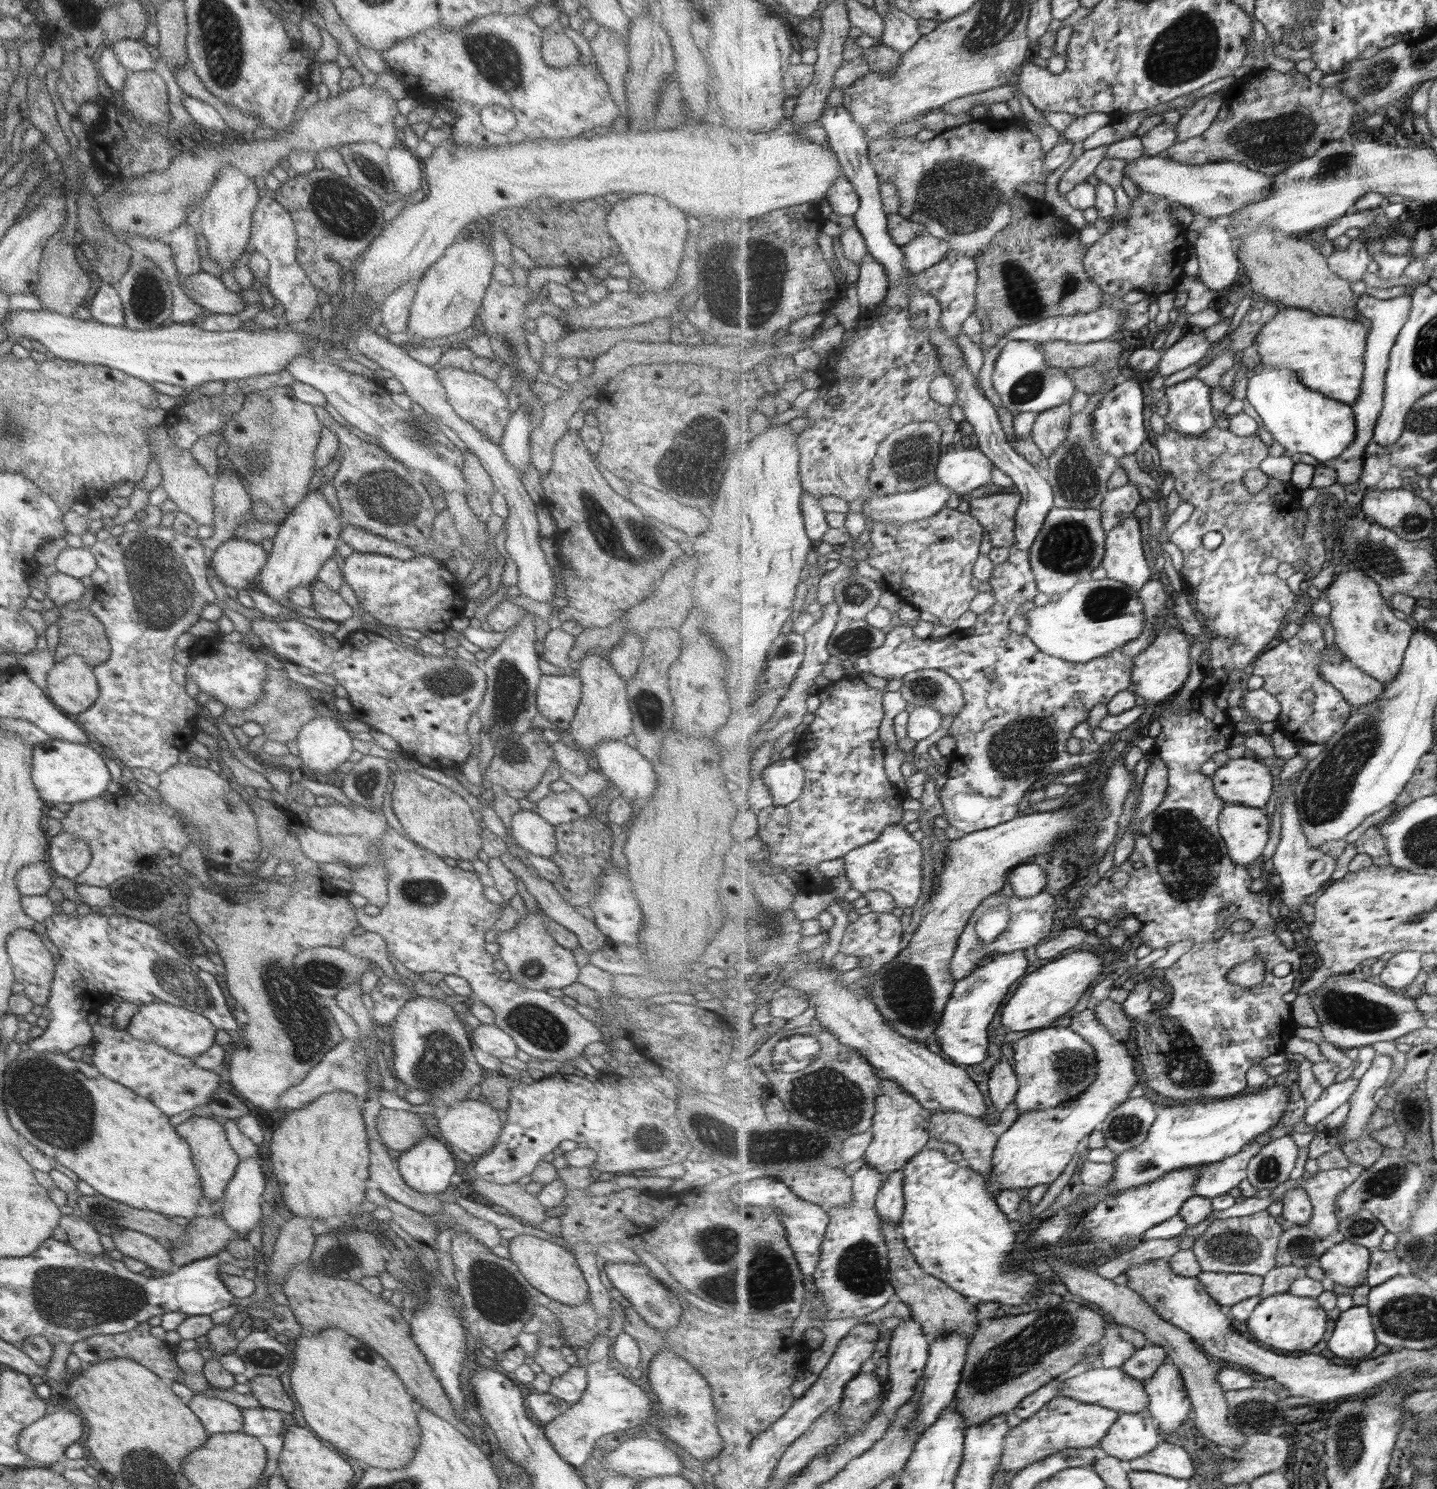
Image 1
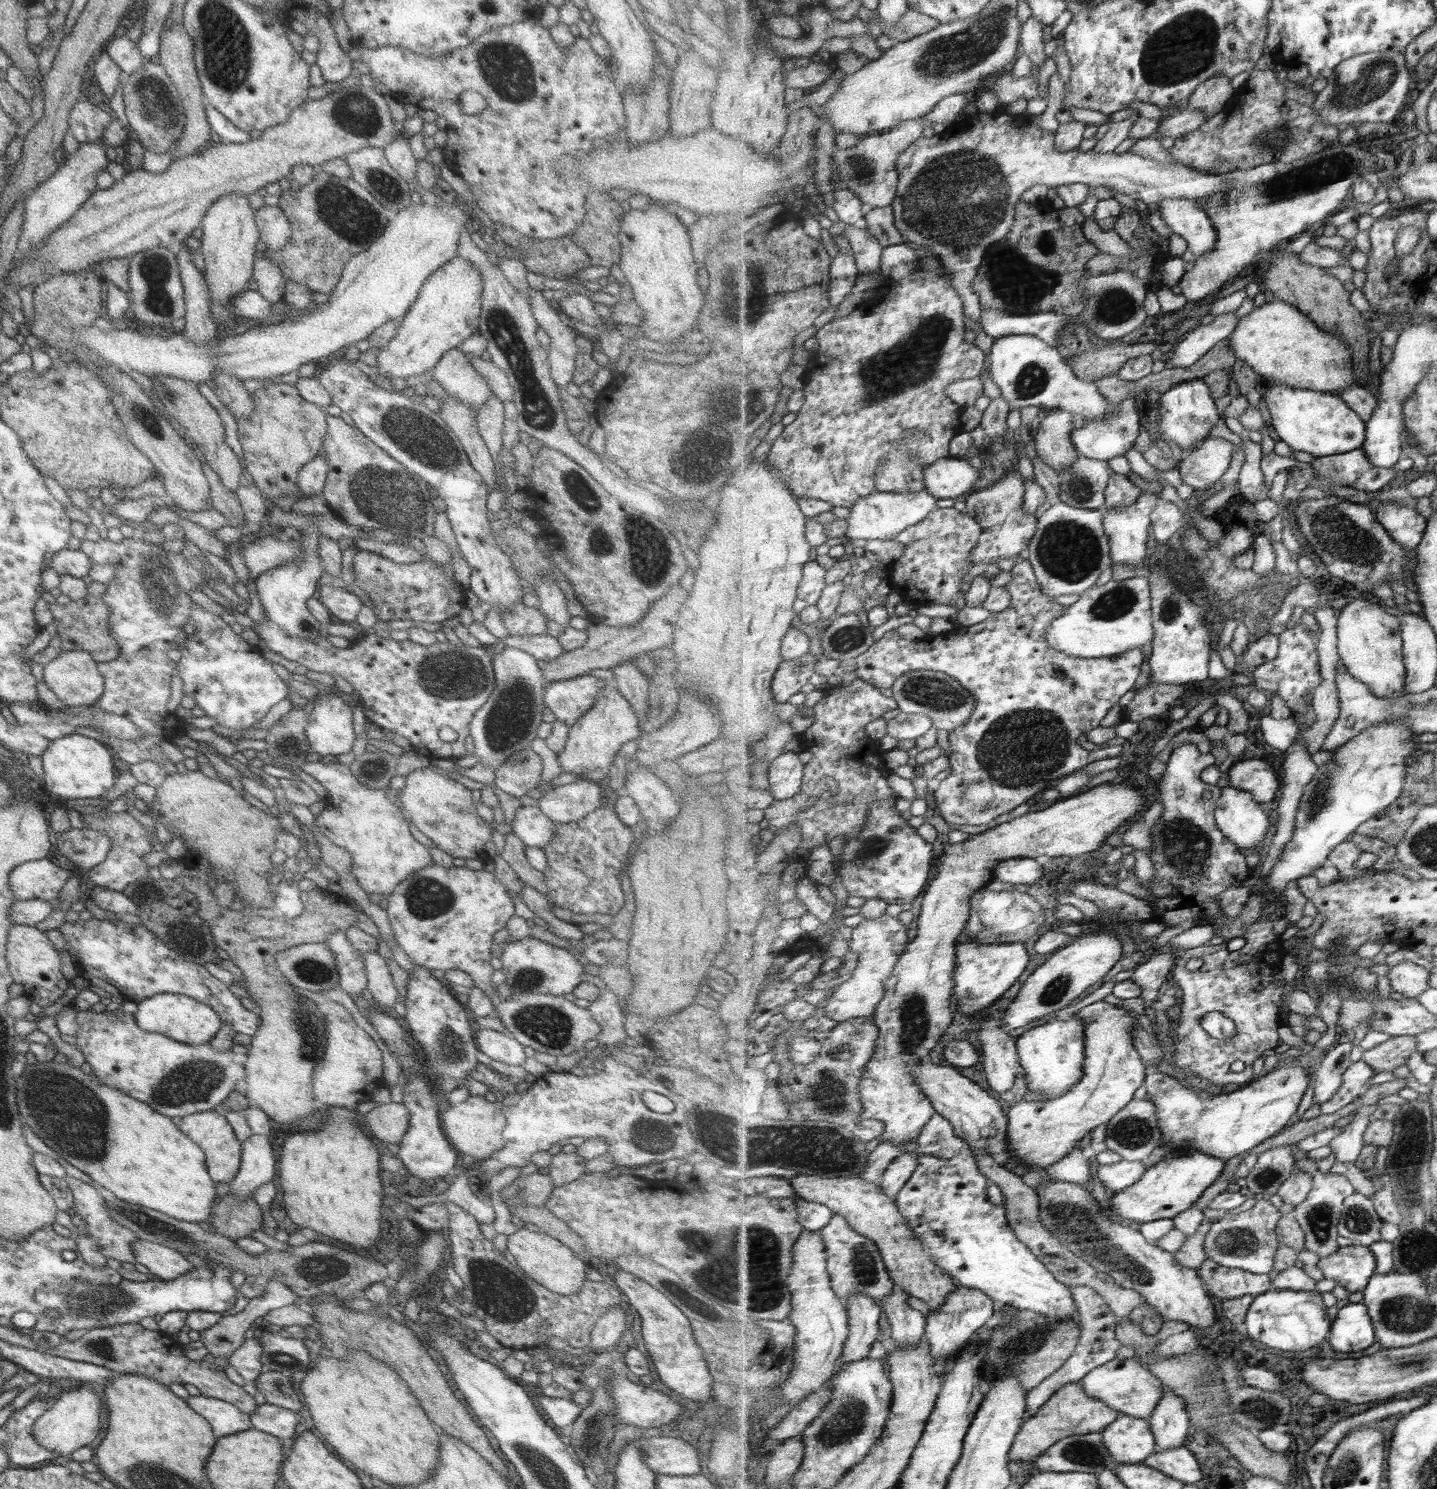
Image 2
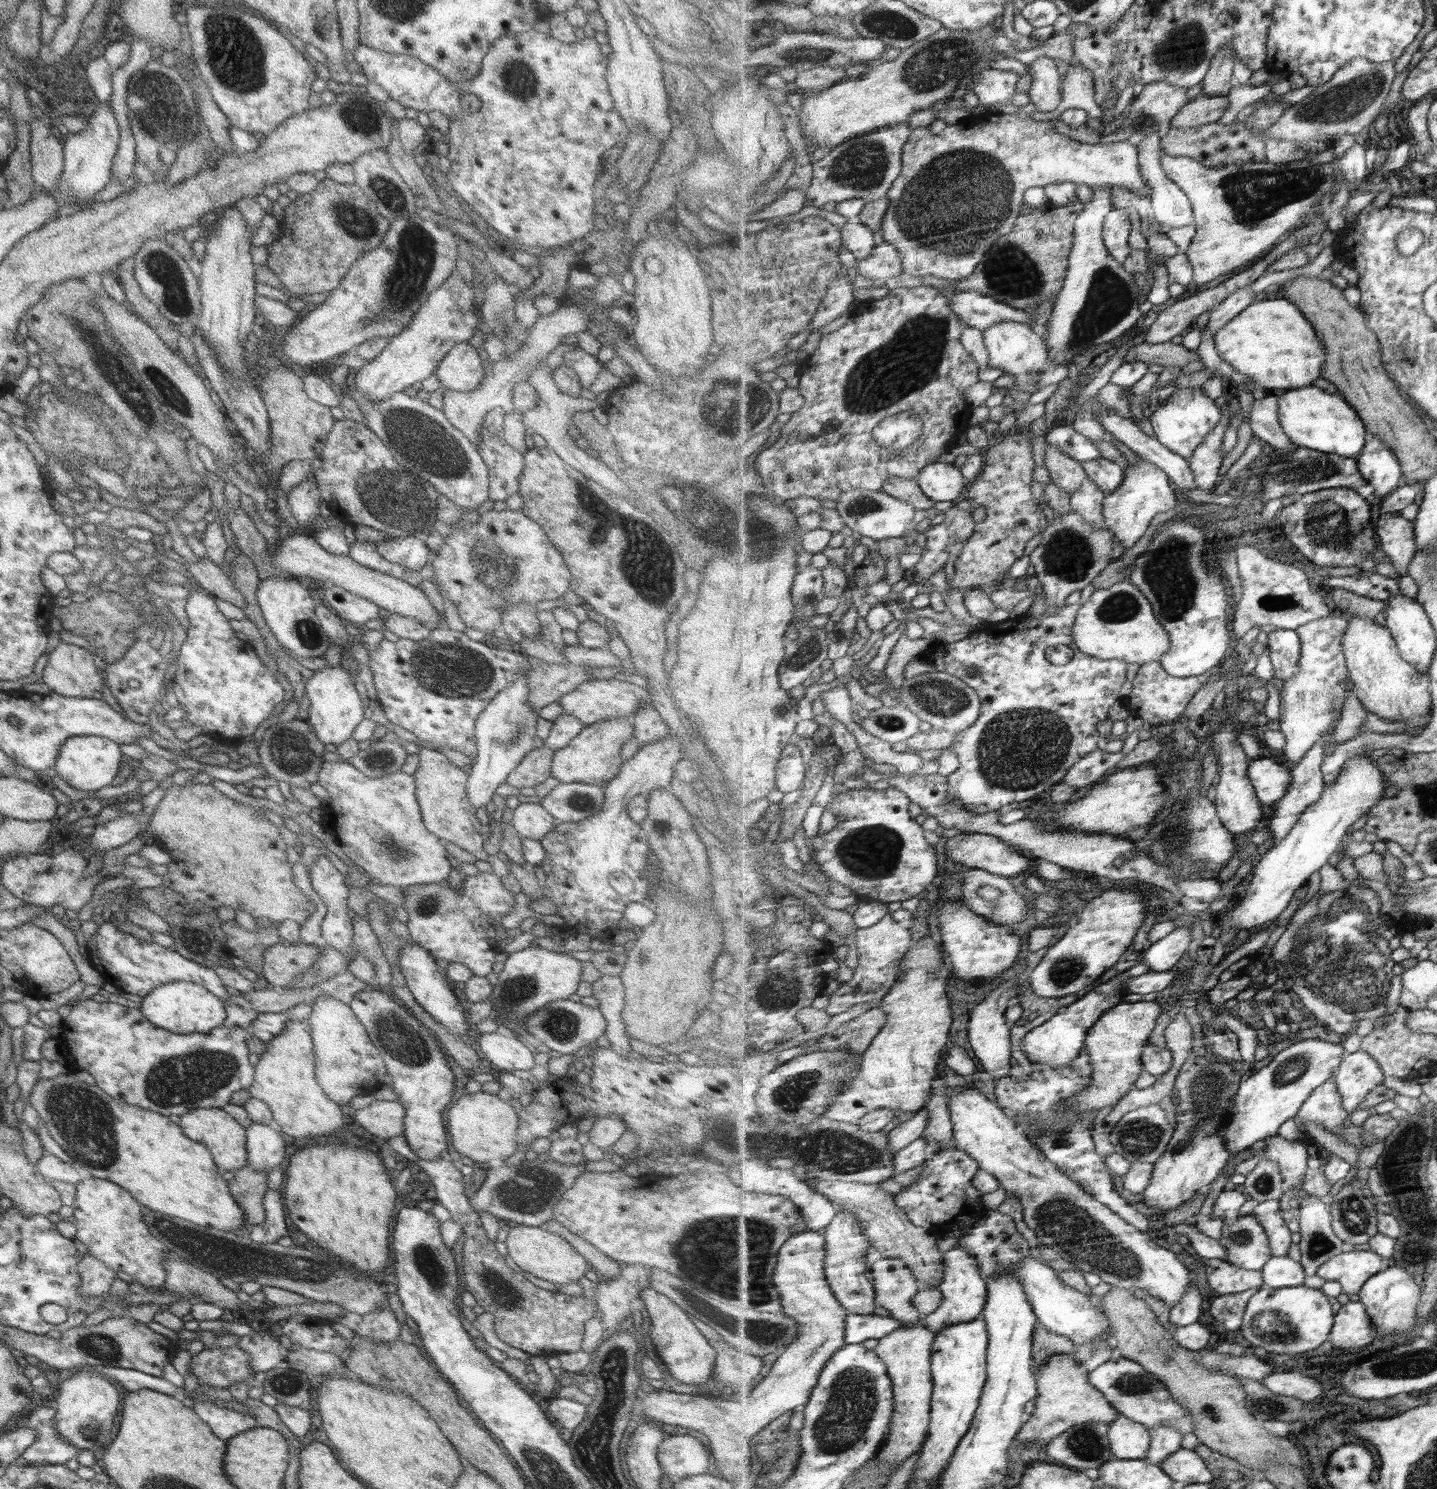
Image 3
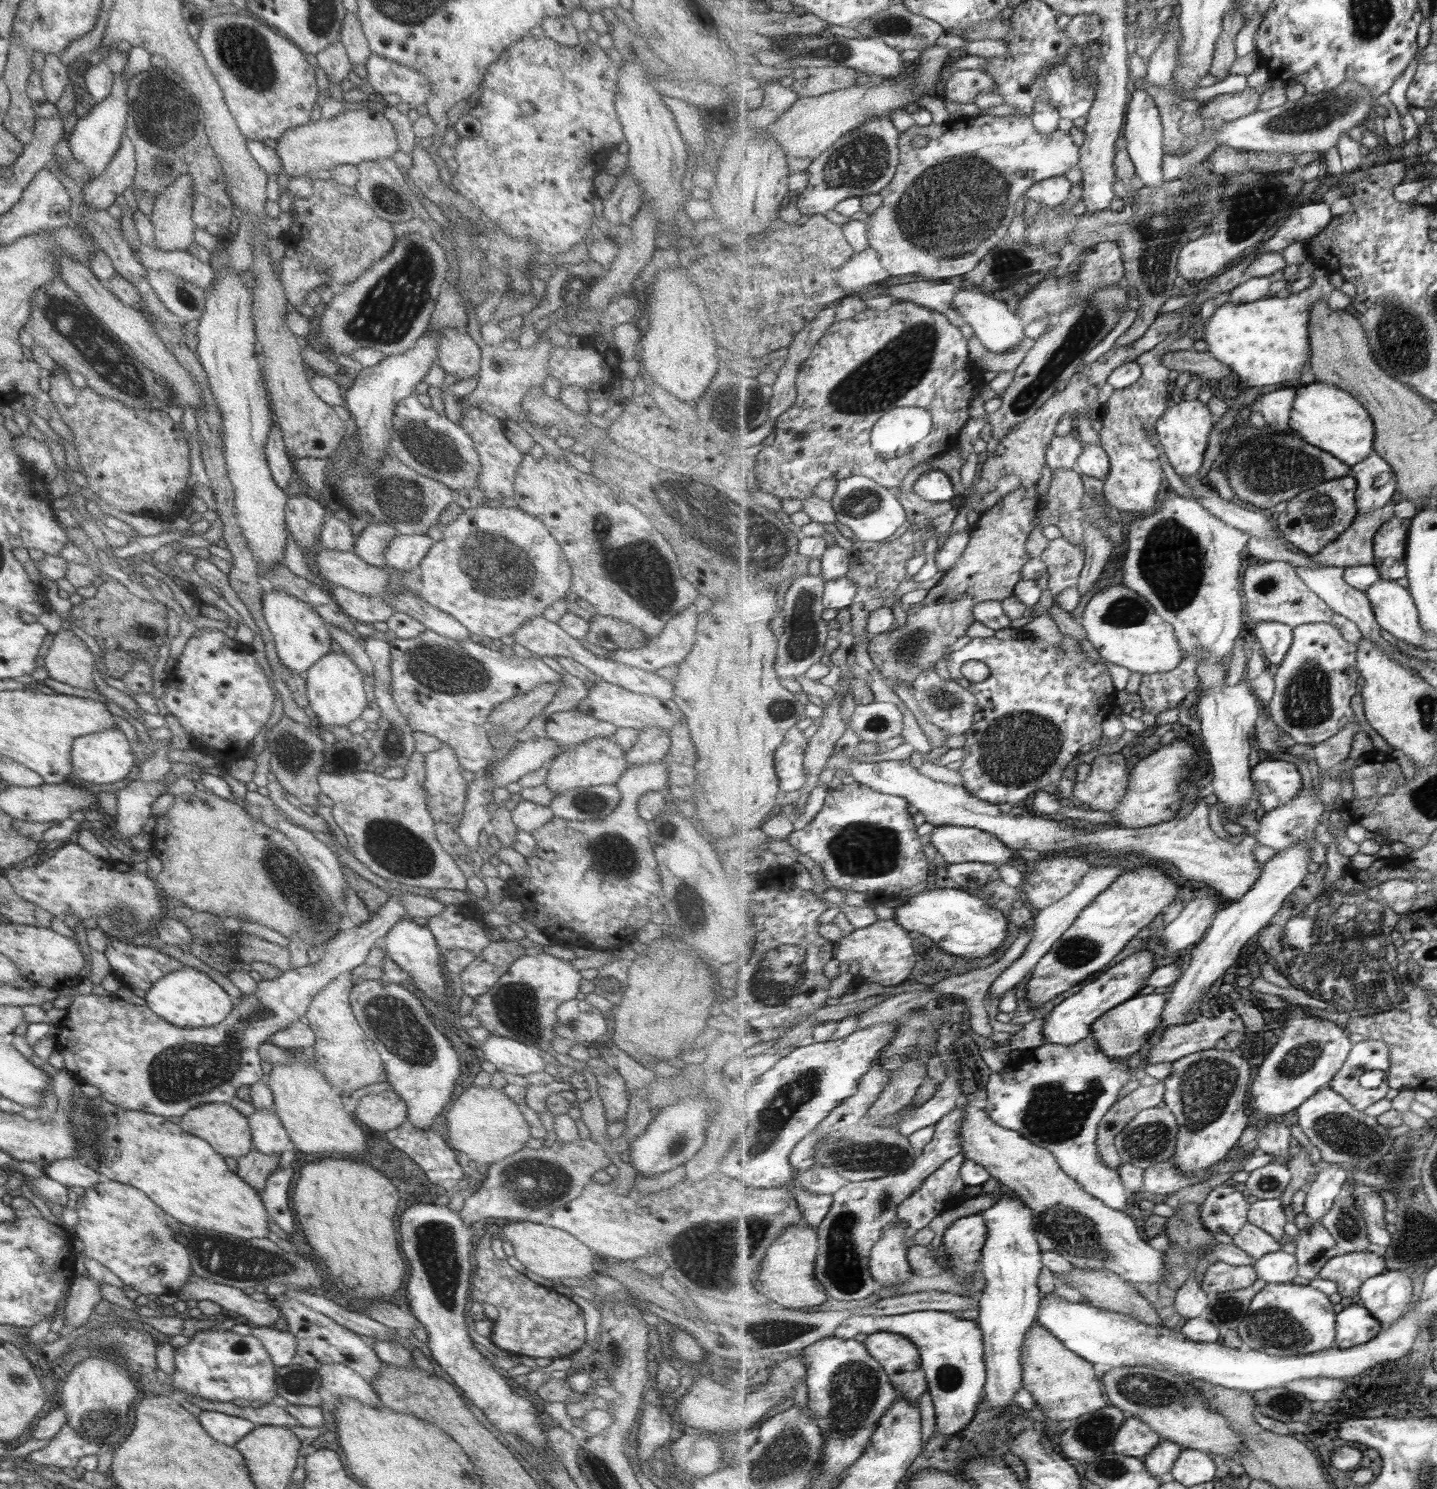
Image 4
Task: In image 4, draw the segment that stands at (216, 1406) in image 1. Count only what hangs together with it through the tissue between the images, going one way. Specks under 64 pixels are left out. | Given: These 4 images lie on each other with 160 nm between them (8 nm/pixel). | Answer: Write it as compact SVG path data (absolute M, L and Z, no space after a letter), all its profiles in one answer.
M201 1411L196 1417L201 1428L219 1444L233 1447L234 1444L245 1436L254 1424L241 1417L227 1416L222 1412Z

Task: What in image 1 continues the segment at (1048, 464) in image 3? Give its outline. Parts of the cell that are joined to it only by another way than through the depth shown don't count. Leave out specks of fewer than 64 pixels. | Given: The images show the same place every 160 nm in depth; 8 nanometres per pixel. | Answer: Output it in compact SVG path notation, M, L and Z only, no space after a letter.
M1068 404L1039 413L1032 429L1032 439L1047 459L1067 440L1072 416Z

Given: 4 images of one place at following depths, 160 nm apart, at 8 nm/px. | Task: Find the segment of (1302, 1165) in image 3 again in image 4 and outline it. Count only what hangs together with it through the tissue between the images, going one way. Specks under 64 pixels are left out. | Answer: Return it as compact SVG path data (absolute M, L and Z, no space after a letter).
M1273 1120L1267 1123L1260 1131L1258 1137L1255 1140L1257 1147L1260 1150L1264 1150L1267 1154L1270 1154L1275 1158L1275 1163L1287 1164L1293 1157L1289 1154L1291 1150L1291 1130L1285 1122L1274 1122Z

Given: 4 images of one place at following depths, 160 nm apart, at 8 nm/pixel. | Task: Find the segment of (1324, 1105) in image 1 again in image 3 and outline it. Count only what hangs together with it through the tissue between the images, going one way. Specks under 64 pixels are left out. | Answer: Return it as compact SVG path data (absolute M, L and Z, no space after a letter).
M1359 1048L1346 1055L1334 1078L1341 1093L1343 1108L1353 1113L1365 1103L1372 1090L1383 1084L1385 1073L1371 1053Z

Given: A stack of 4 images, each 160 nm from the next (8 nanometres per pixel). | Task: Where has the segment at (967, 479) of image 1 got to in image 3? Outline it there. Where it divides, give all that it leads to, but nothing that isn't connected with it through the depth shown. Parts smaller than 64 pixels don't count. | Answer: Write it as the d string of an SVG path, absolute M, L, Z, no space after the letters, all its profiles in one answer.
M949 462L927 465L916 480L923 492L935 502L949 502L965 492L968 482L963 479L961 467Z

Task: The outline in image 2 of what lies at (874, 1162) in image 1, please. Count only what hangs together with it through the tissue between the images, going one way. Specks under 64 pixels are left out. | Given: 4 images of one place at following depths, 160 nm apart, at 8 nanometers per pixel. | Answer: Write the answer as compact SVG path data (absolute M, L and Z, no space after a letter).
M1100 784L1088 789L1084 793L1072 795L1066 799L1060 798L1053 803L1044 805L1041 809L1015 817L995 827L973 834L973 836L947 845L943 855L939 858L938 875L928 883L920 915L916 919L918 930L915 938L907 945L906 951L900 956L894 968L893 976L886 982L886 993L883 1000L877 1005L873 1014L874 1023L879 1027L879 1036L876 1040L875 1054L867 1063L866 1071L859 1083L863 1114L861 1120L869 1119L883 1121L885 1131L881 1136L882 1142L893 1142L895 1146L907 1146L905 1153L917 1153L919 1134L935 1116L934 1104L925 1096L923 1089L914 1077L914 1070L918 1060L928 1058L928 1054L937 1048L945 1030L954 1024L954 972L956 969L956 952L960 936L967 928L971 914L968 912L968 900L975 891L991 882L994 876L994 866L999 861L1010 858L1034 858L1047 860L1050 857L1071 858L1081 857L1097 851L1113 830L1121 828L1123 824L1131 823L1142 814L1147 796L1145 792L1131 786L1131 784Z

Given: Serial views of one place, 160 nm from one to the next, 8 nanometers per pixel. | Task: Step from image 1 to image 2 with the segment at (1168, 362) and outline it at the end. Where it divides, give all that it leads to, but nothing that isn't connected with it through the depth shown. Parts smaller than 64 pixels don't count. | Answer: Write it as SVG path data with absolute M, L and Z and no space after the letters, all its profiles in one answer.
M1235 311L1217 315L1207 324L1199 324L1185 338L1178 343L1167 366L1175 368L1189 368L1200 358L1203 358L1217 344L1233 334L1238 325Z

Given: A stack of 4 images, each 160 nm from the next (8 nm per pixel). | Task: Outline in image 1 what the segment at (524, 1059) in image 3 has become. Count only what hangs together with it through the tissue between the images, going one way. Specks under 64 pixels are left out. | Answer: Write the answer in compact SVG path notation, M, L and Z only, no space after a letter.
M479 1024L471 1033L471 1042L495 1058L513 1058L518 1048L513 1039L493 1024Z

